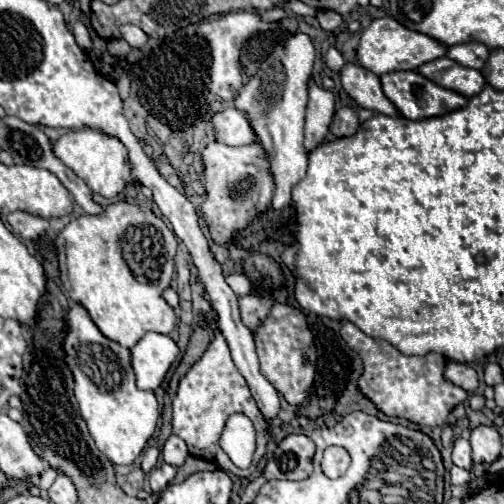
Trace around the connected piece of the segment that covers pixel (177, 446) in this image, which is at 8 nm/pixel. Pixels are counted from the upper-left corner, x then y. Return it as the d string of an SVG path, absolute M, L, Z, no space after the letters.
M170 435L168 441L164 443L162 457L164 457L164 461L166 461L168 465L172 465L172 467L180 467L180 465L186 461L186 457L188 457L186 443L184 443L180 437Z

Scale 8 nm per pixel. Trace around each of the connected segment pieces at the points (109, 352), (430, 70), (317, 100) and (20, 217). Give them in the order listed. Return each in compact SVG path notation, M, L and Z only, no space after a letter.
M74 303L68 309L64 329L64 353L74 375L74 395L96 447L112 463L132 465L156 429L156 421L160 417L156 395L136 387L130 349L104 337L82 305Z
M446 55L438 57L430 63L424 63L418 71L424 77L428 77L430 81L434 81L436 85L450 89L450 91L456 91L464 97L478 95L484 87L484 77L480 71L470 69L470 67L462 67Z
M310 81L310 99L306 109L306 133L304 133L304 147L306 153L312 153L324 139L334 117L334 95L314 81Z
M24 211L10 213L8 215L8 223L10 223L10 227L12 227L12 231L16 235L20 235L22 239L30 239L30 241L36 241L48 229L48 221L46 219L28 215Z

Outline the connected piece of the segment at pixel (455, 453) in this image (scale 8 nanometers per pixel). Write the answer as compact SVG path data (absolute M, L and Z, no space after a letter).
M456 439L454 449L452 449L452 461L458 467L472 469L472 451L470 451L470 441L468 439Z

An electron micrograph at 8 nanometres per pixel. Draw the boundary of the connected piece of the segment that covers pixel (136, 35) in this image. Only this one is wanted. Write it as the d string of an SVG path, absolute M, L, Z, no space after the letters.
M122 25L120 33L130 43L130 47L134 47L134 49L142 49L148 43L148 35L136 25Z

